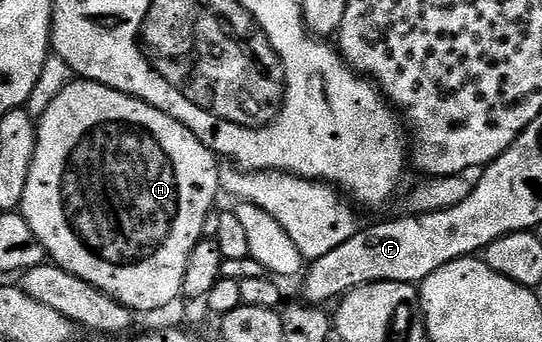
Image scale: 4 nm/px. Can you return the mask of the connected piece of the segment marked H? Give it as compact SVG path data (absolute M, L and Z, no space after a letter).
M74 79L72 84L47 106L47 110L36 121L37 145L35 158L31 162L31 170L27 176L27 190L23 192L21 216L31 226L35 238L45 247L45 255L52 263L63 270L75 274L75 278L83 278L83 282L91 282L99 290L103 290L111 298L115 298L123 306L127 306L134 314L141 312L157 312L165 308L173 299L181 296L183 286L183 270L187 270L187 258L191 250L203 239L201 232L205 228L205 219L219 197L218 157L191 130L187 130L175 118L163 114L163 110L153 108L147 102L136 100L133 96L123 94L114 88L97 84L93 80Z

